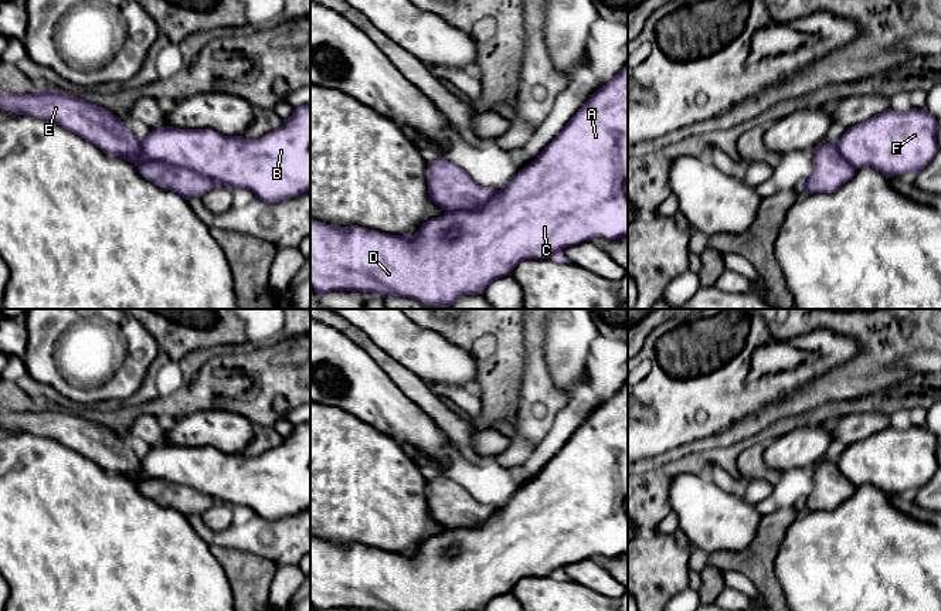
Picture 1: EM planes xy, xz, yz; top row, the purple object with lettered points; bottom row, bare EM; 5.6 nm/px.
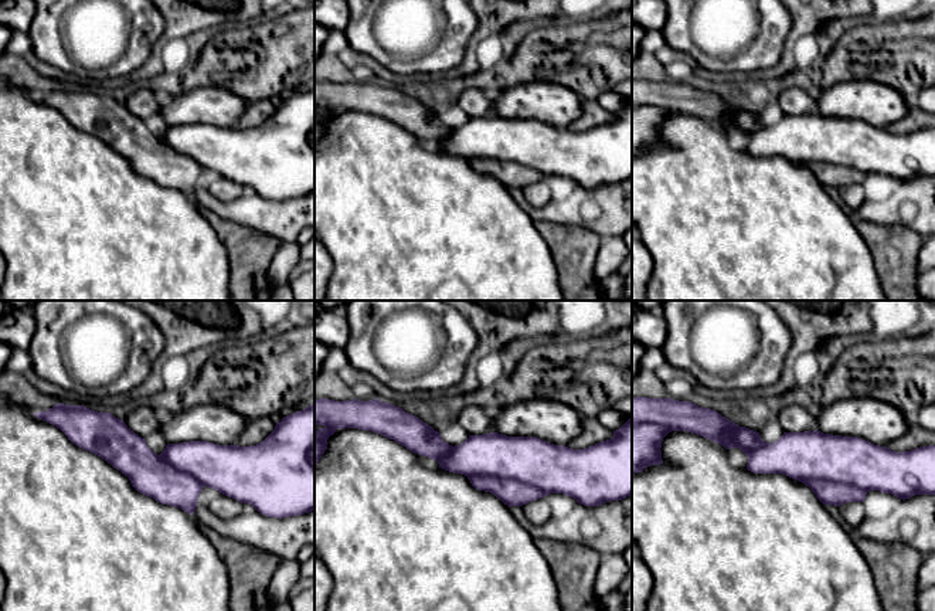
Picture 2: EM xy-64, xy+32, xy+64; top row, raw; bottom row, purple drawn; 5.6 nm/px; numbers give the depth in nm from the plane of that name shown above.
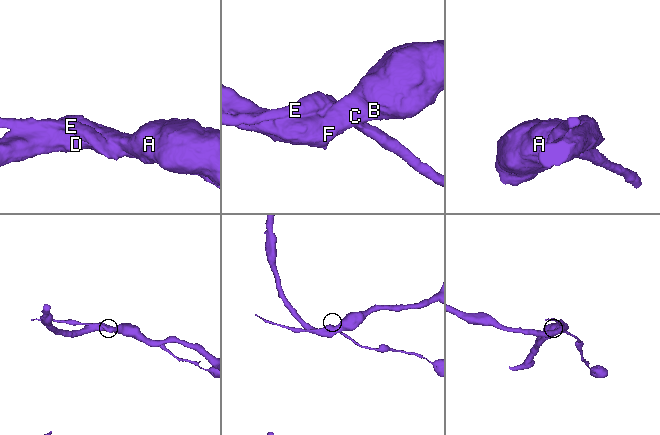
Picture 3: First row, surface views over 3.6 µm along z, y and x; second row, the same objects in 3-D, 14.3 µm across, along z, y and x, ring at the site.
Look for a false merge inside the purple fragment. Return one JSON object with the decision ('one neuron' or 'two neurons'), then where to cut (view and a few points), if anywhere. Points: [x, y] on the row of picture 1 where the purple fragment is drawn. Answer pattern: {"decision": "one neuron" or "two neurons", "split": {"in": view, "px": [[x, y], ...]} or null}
{"decision": "two neurons", "split": {"in": "xy", "px": [[139, 139], [139, 156], [142, 159], [184, 166], [217, 183]]}}

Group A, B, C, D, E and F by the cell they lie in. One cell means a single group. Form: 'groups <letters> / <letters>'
groups A B C D F / E

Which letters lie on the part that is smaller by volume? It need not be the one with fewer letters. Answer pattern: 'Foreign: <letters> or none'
Foreign: E

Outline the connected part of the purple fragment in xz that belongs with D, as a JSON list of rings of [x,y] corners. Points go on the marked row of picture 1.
[[[628,62],[608,84],[599,86],[591,95],[534,162],[522,169],[506,187],[497,190],[492,200],[476,210],[445,213],[441,217],[431,218],[414,235],[391,235],[364,227],[339,227],[310,218],[310,286],[317,295],[330,291],[359,291],[371,292],[381,298],[411,298],[424,305],[451,309],[459,298],[482,293],[493,281],[512,275],[513,269],[523,261],[550,258],[556,251],[590,241],[594,237],[609,240],[628,237]]]

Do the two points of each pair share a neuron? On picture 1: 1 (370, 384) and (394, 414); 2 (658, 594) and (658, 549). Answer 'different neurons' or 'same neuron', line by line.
1: same neuron
2: same neuron

